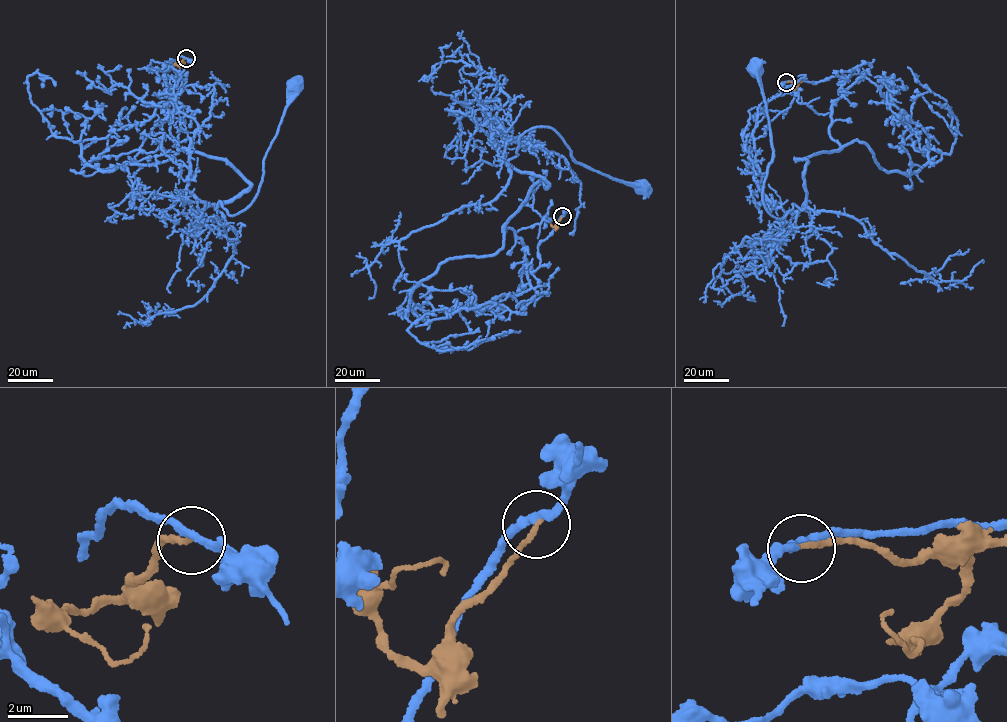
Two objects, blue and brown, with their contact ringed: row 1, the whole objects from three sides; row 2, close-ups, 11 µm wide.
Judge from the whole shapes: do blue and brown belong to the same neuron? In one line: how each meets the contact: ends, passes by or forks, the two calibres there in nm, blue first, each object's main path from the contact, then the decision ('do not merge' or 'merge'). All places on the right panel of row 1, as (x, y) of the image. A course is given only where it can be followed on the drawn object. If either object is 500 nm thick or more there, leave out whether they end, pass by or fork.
blue passes by; brown ends; calibres 240 and 140 nm; course blue (785, 82), (846, 79), (840, 148), (794, 158), (805, 207), (779, 218), (757, 67); course brown (786, 82), (798, 83), (793, 90), (792, 87); do not merge

